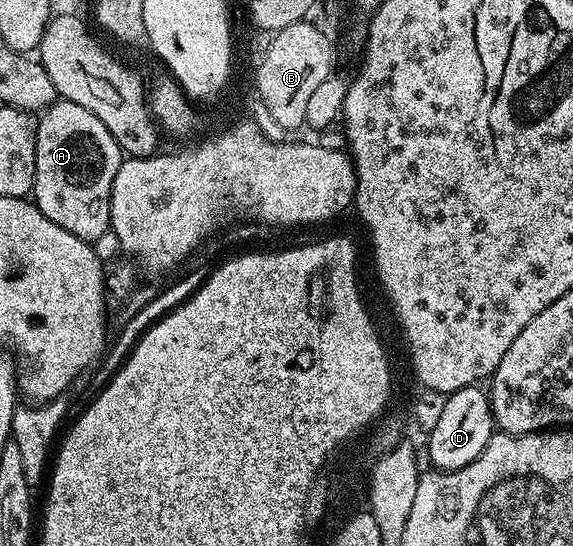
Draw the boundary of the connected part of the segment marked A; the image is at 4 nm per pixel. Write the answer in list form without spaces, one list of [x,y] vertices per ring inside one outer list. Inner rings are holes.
[[[61,99],[46,107],[37,121],[37,152],[35,153],[35,185],[31,196],[32,202],[43,213],[43,217],[51,217],[59,229],[67,229],[67,233],[75,233],[75,237],[86,241],[94,241],[111,230],[109,221],[109,202],[111,201],[111,185],[115,181],[115,173],[123,158],[121,147],[107,133],[107,125],[91,113],[91,109],[83,109],[83,105],[75,105],[71,101]]]

